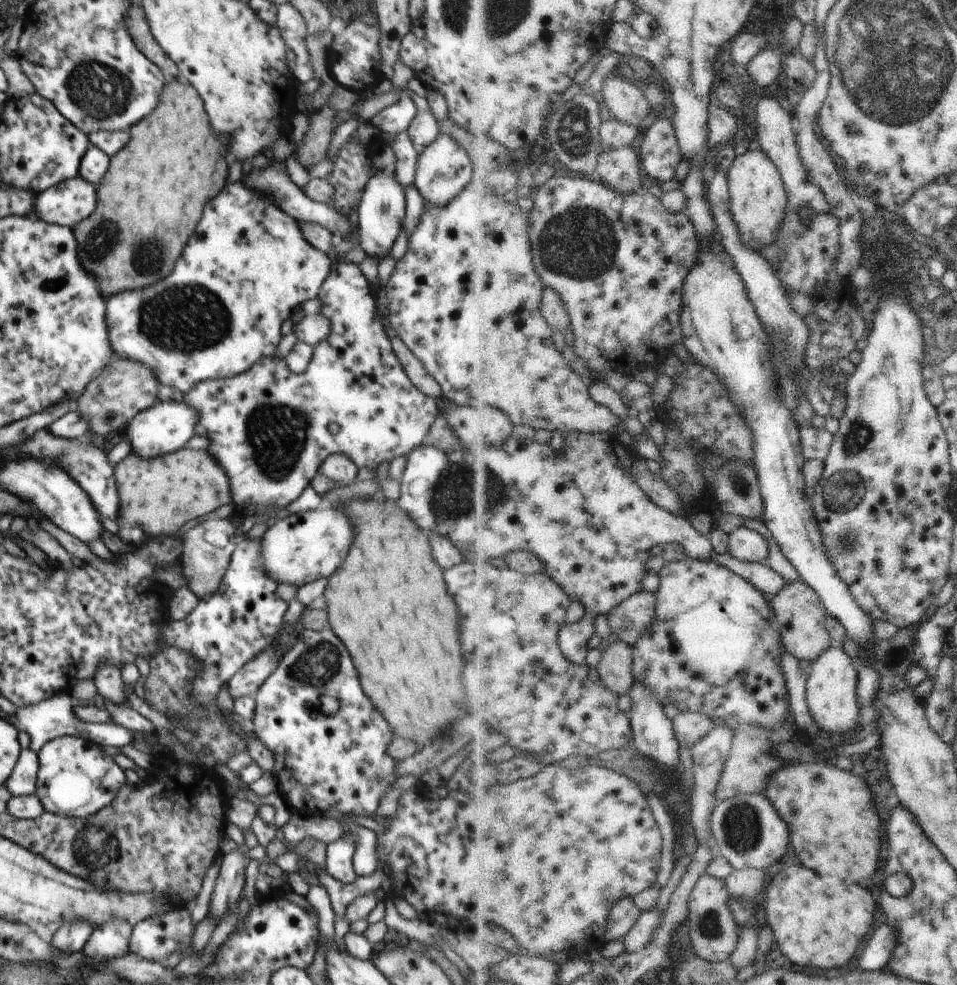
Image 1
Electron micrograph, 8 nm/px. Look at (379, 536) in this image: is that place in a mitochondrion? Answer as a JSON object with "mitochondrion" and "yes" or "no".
{"mitochondrion":"no"}

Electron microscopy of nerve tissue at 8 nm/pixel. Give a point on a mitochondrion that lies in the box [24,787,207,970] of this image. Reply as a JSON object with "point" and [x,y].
{"point":[91,846]}

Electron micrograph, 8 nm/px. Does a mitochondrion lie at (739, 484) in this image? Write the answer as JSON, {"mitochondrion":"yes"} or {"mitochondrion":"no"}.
{"mitochondrion":"yes"}

